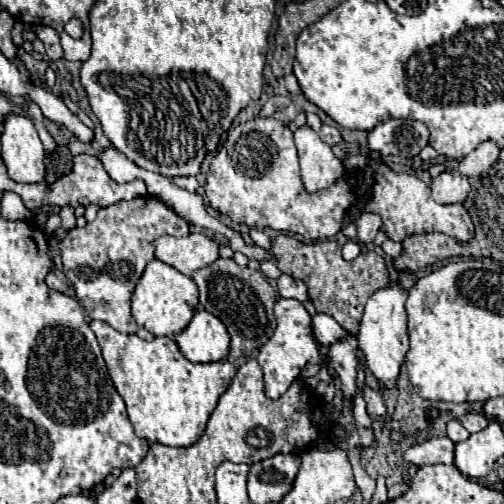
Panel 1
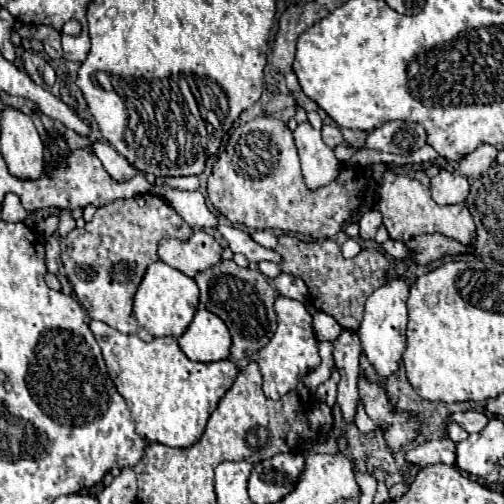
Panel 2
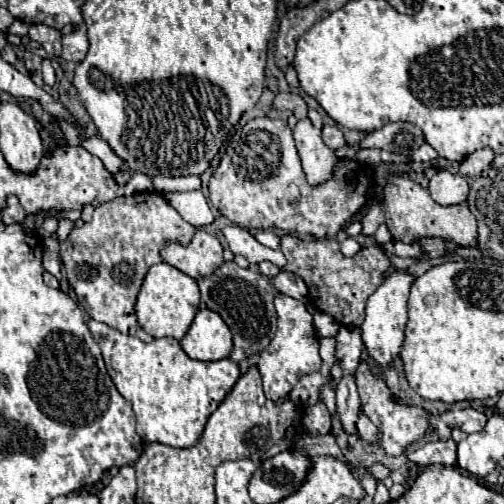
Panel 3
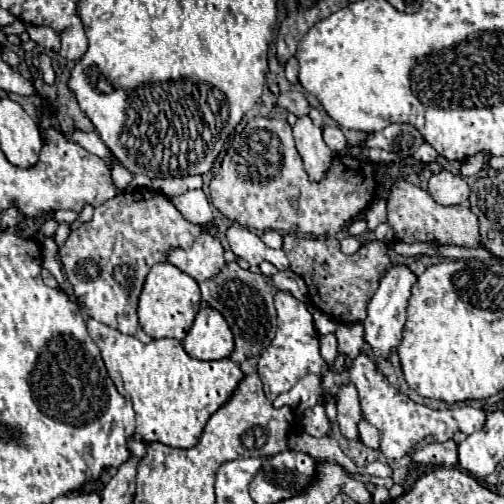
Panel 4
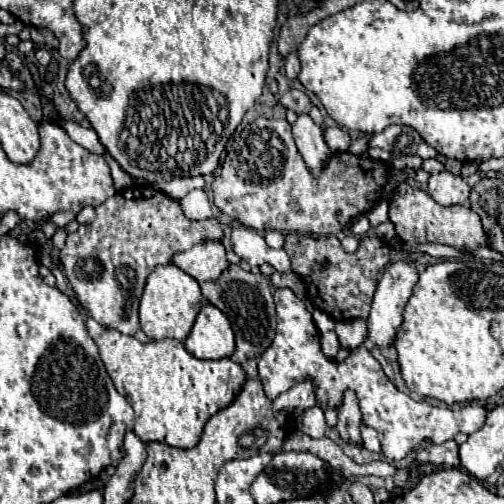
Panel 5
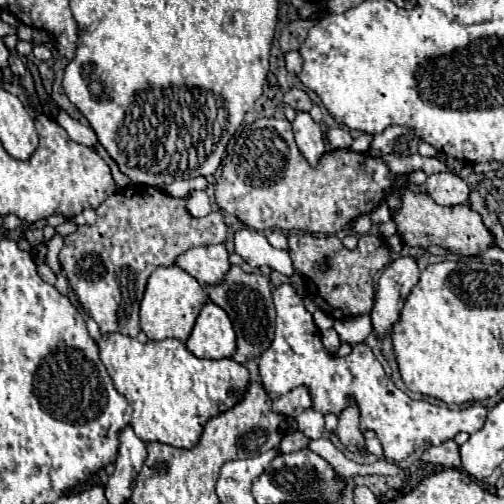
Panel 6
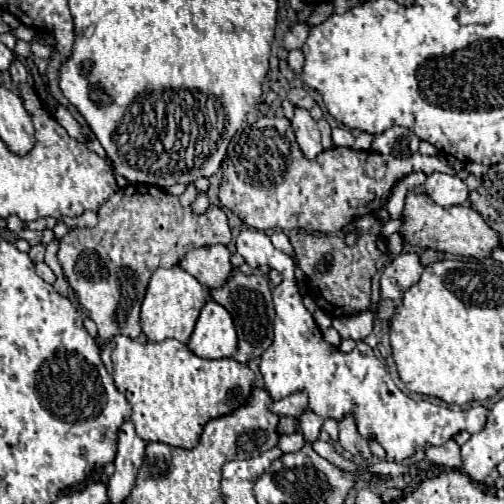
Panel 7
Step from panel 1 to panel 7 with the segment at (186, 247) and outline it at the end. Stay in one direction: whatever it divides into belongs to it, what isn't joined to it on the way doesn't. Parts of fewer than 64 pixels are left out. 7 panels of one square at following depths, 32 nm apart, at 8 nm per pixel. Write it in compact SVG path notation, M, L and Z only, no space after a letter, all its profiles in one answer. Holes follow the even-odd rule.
M222 244L194 248L180 260L180 266L188 274L192 274L200 284L208 288L218 288L226 282L232 270L230 250Z

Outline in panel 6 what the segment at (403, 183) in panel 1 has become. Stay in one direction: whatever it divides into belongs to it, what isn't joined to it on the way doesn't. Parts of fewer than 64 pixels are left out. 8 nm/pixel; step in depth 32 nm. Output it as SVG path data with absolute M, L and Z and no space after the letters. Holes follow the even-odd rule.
M402 186L402 206L392 212L392 220L396 222L398 236L408 246L428 246L438 244L454 250L454 254L470 256L478 254L492 246L494 236L484 228L478 212L470 210L470 206L440 206L426 192L414 192L410 186Z

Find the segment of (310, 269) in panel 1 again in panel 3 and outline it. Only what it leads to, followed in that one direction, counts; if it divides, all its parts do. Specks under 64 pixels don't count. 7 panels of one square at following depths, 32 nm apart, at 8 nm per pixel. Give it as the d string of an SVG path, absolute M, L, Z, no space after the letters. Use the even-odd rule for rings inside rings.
M284 234L280 238L280 252L286 256L286 272L300 276L306 286L312 304L330 314L340 326L358 328L364 320L364 304L368 296L384 282L384 274L390 268L390 260L380 246L362 248L356 256L346 258L340 252L340 244L336 240L300 240L296 236Z

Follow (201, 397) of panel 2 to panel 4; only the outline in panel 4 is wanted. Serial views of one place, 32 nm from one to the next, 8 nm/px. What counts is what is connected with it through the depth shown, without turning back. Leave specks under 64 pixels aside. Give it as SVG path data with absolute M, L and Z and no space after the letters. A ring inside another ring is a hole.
M88 320L88 332L102 352L114 386L132 402L136 412L136 436L146 444L162 442L174 448L196 446L208 418L232 396L244 376L240 366L230 358L214 362L190 358L174 338L142 344L136 336L126 336L96 320Z

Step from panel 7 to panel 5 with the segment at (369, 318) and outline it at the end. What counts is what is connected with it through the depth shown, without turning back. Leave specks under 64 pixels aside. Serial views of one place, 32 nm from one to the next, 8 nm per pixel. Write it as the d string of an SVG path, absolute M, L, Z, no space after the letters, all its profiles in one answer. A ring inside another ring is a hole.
M348 320L348 322L336 322L334 332L338 334L340 348L346 348L348 352L354 352L360 348L368 336L366 332L366 320Z

